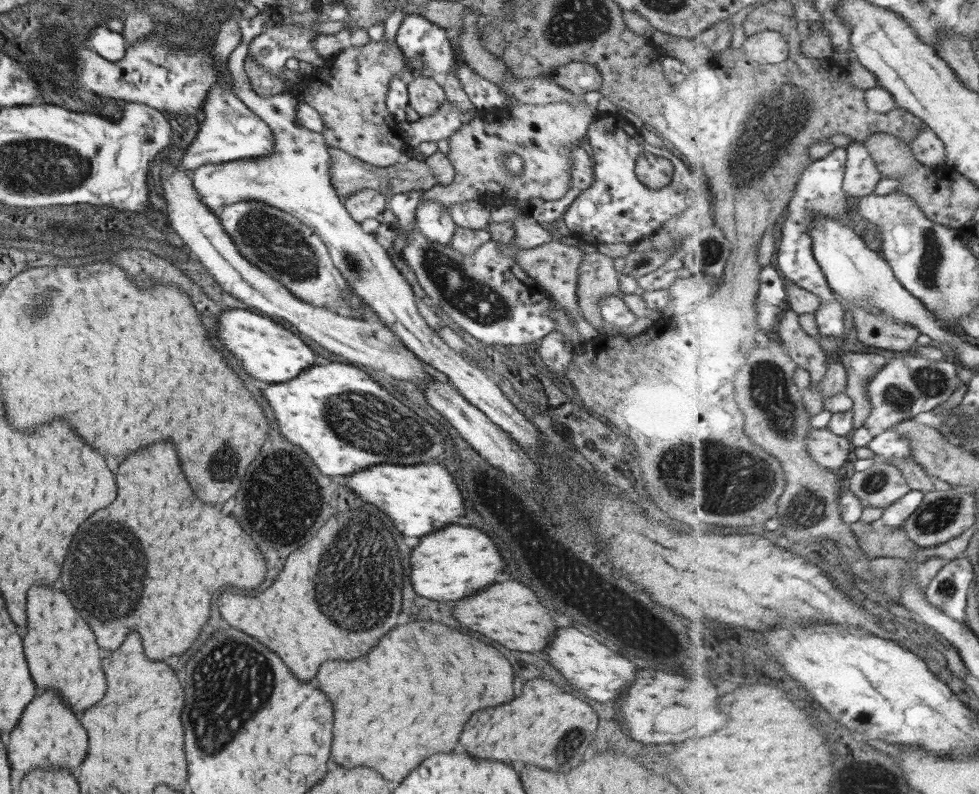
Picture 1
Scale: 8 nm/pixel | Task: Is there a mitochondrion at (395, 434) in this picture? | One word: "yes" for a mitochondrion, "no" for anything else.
yes

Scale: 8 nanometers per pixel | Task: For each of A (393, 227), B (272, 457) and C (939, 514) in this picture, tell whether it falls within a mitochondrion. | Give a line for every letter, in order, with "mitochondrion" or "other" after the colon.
A: other
B: mitochondrion
C: mitochondrion

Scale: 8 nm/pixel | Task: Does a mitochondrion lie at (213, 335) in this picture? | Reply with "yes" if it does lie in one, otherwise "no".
no

